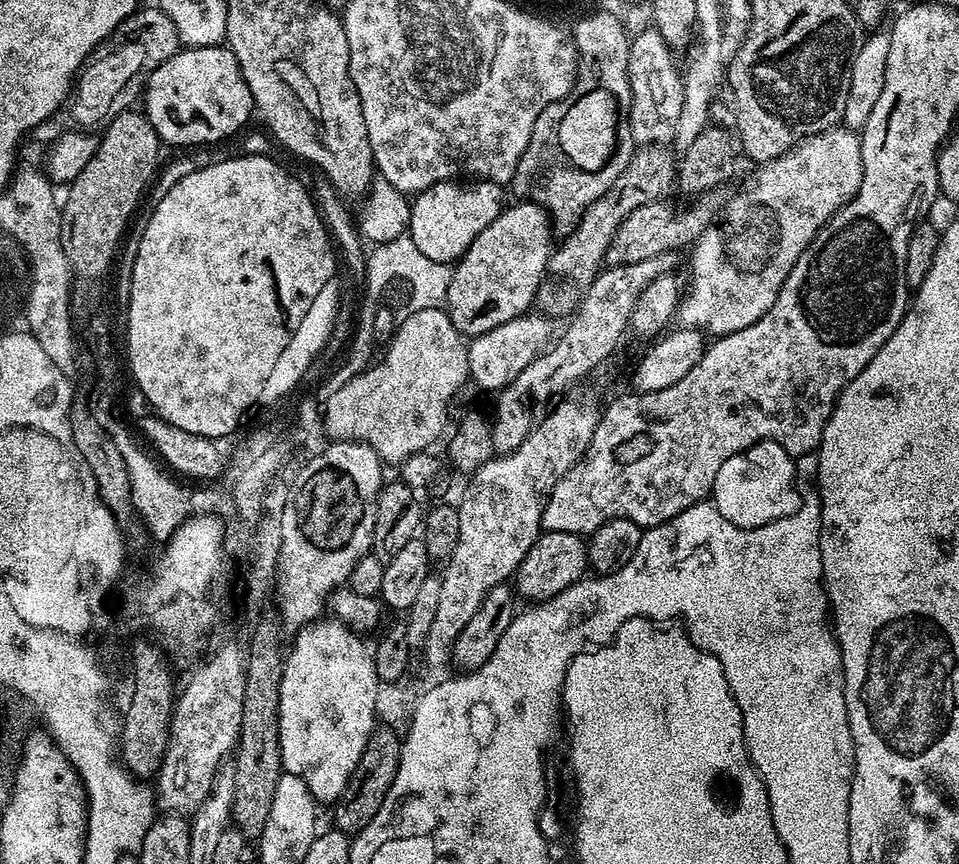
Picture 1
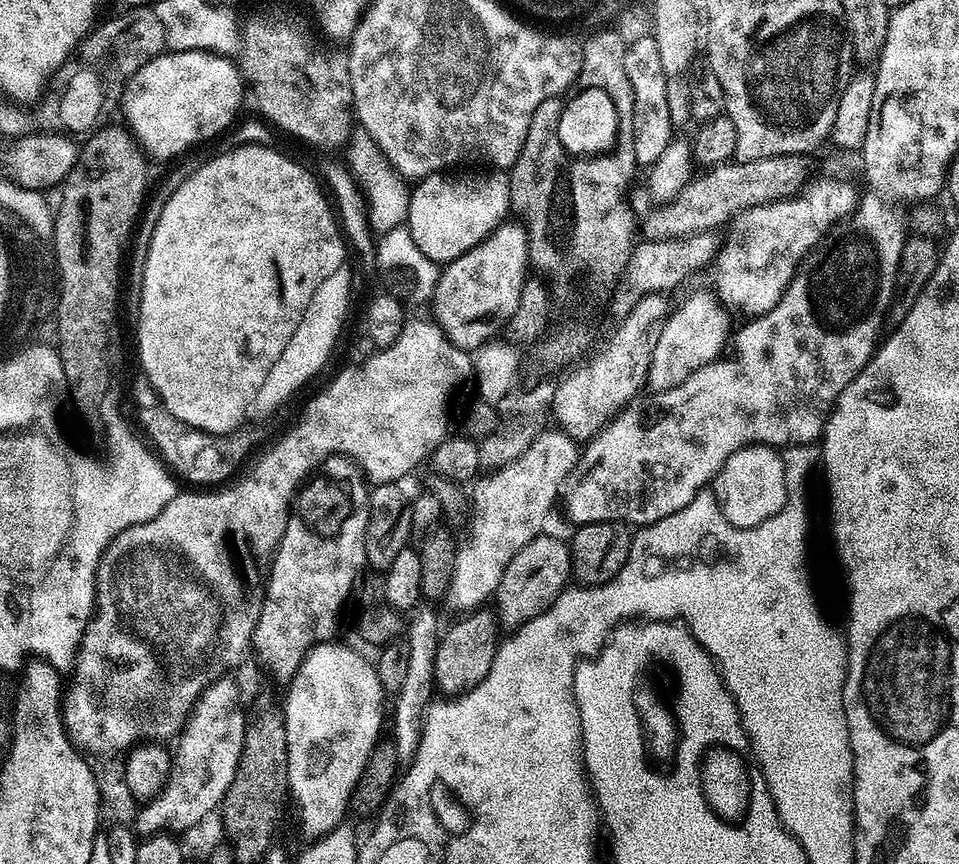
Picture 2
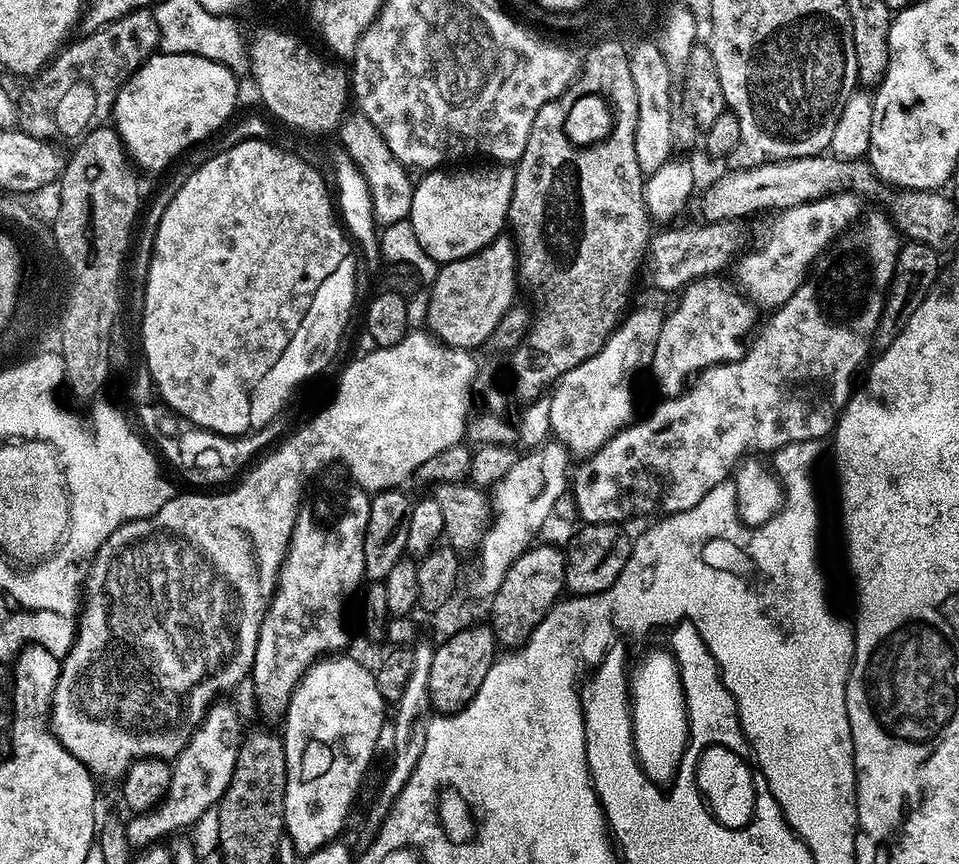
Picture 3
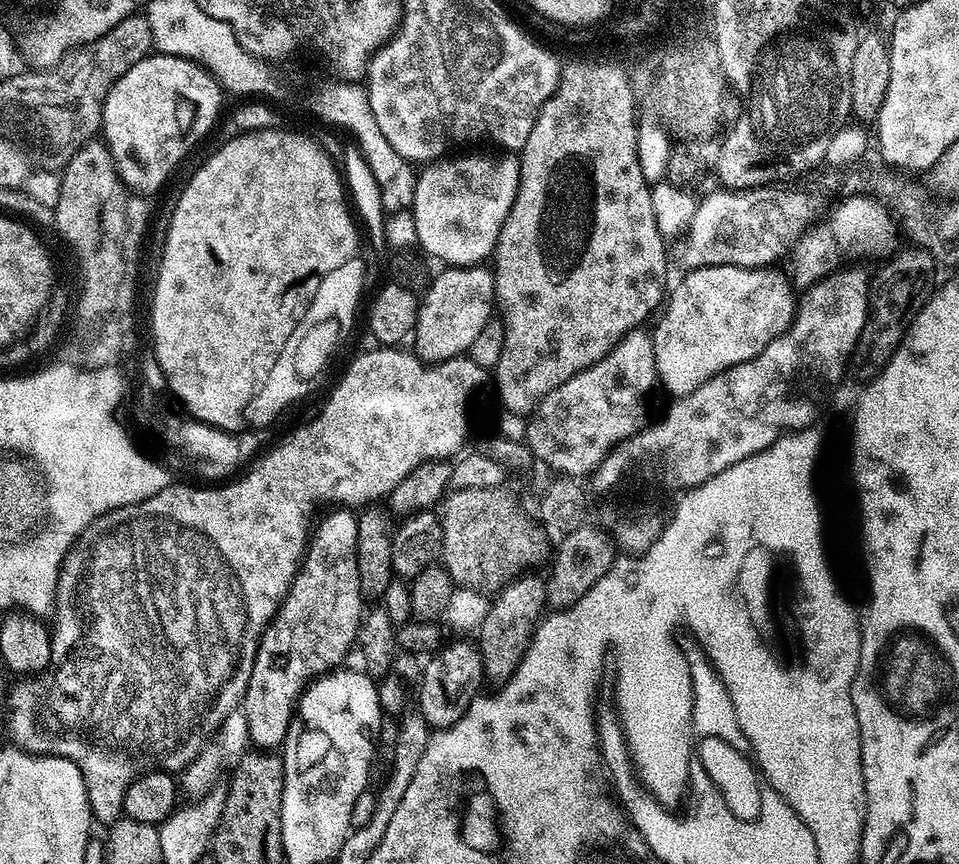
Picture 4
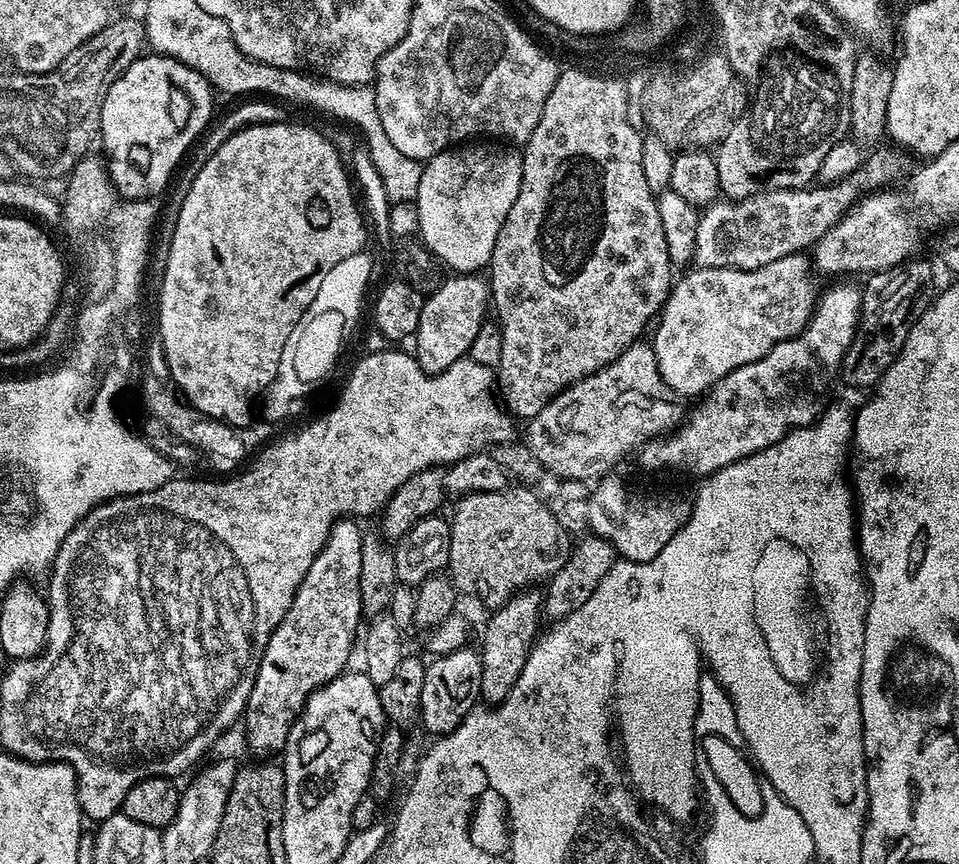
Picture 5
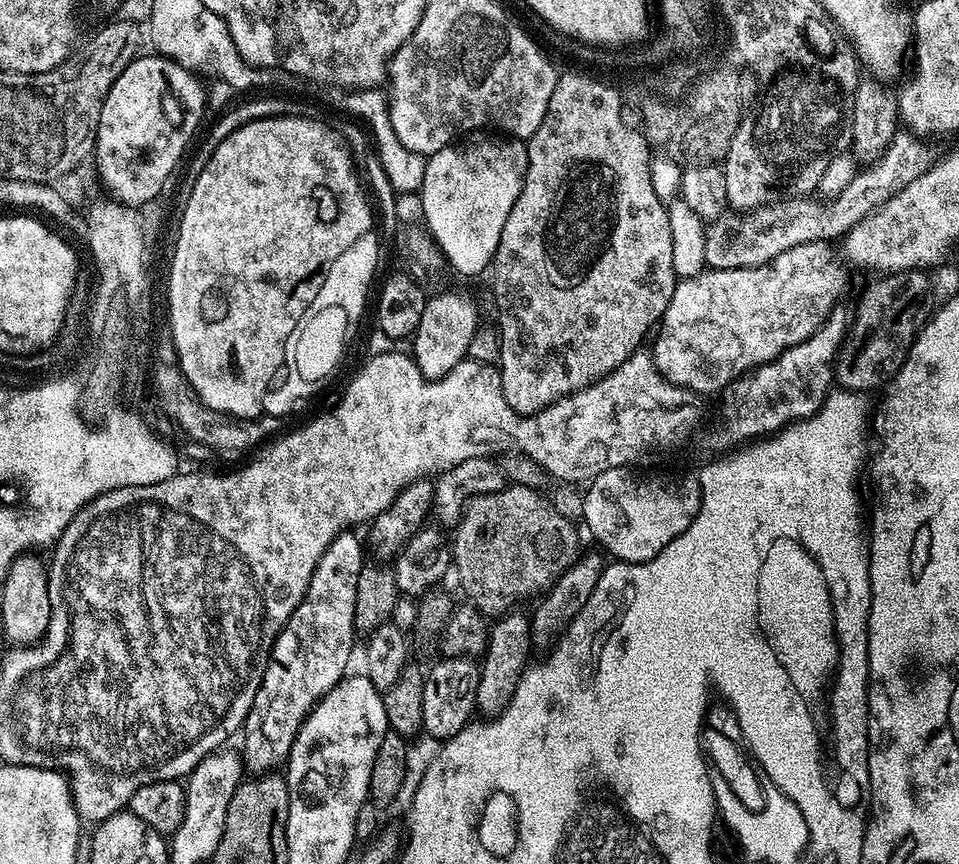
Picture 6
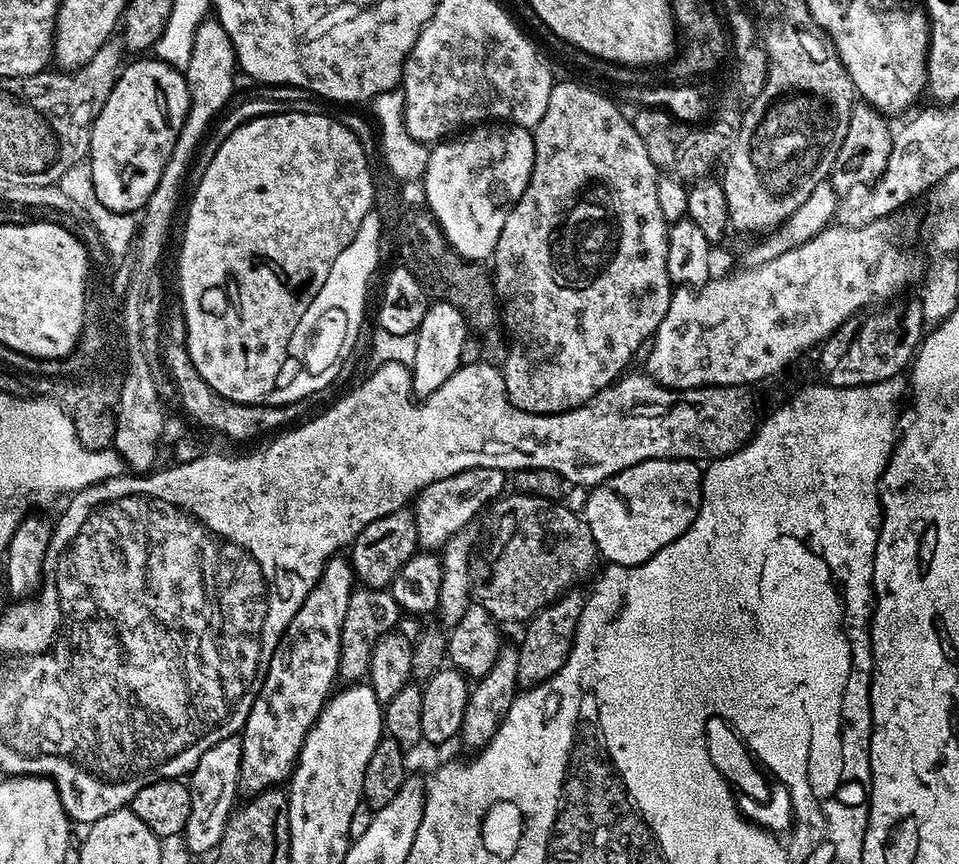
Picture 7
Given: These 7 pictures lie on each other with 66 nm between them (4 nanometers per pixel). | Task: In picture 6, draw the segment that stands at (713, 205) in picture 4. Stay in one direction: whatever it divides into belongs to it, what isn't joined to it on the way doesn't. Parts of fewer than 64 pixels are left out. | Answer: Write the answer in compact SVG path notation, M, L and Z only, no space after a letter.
M897 131L887 150L874 163L857 171L849 185L832 199L815 204L816 200L812 198L782 198L761 208L753 208L750 212L719 216L706 228L707 267L722 270L753 268L806 242L843 241L848 232L858 226L858 222L862 222L871 212L877 212L886 201L894 198L894 194L910 186L914 178L922 178L922 174L932 168L938 156L932 153L931 146L924 140L927 139L911 131Z

